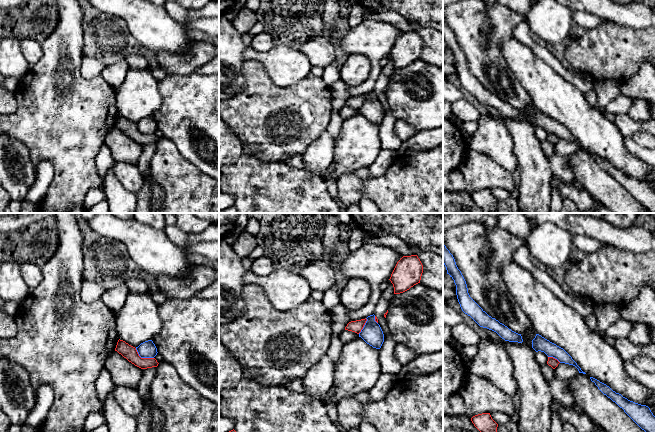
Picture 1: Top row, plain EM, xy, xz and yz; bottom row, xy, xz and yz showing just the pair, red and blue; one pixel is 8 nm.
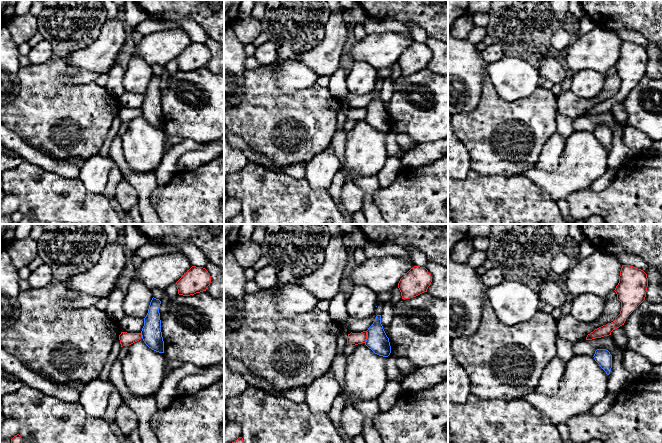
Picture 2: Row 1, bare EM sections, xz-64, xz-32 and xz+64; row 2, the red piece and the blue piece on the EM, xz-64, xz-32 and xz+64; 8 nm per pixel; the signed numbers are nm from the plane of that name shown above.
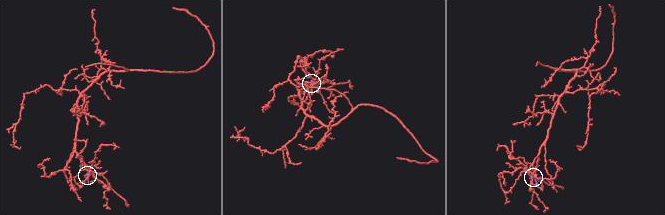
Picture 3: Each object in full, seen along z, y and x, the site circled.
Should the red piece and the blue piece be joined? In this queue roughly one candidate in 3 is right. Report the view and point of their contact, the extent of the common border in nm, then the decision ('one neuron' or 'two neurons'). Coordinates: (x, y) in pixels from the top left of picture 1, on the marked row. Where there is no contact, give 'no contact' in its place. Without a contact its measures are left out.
xy (143, 358) | 170 nm | two neurons

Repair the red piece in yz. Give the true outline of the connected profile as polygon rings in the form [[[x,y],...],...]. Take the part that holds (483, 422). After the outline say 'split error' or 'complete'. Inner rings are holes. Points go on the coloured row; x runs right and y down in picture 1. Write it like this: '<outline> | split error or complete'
[[[490,413],[475,415],[471,421],[480,432],[497,432],[498,424],[492,419]]] | complete

